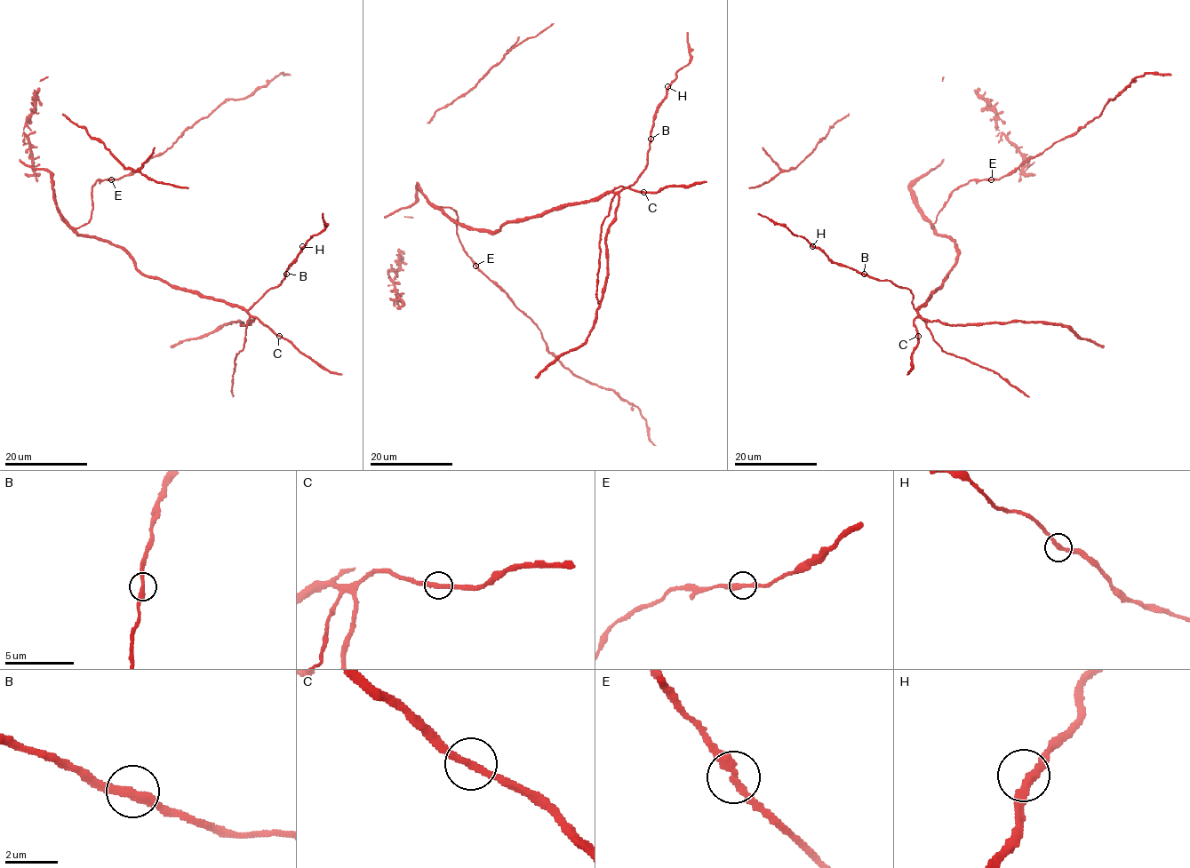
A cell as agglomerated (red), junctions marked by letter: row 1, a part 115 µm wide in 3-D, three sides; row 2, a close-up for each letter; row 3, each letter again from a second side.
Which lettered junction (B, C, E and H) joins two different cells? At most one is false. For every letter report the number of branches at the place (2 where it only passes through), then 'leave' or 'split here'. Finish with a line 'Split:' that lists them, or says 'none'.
B: 2 | leave
C: 2 | leave
E: 2 | leave
H: 2 | leave
Split: none

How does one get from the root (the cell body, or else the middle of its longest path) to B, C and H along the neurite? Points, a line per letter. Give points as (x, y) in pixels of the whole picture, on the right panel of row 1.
B: (950, 238), (957, 252), (954, 265), (918, 309), (914, 307), (913, 293), (908, 289), (864, 274)
C: (950, 238), (954, 245), (957, 260), (943, 282), (919, 308), (914, 320), (918, 336)
H: (950, 238), (957, 252), (954, 265), (918, 309), (914, 307), (913, 293), (908, 289), (838, 265), (812, 246)

